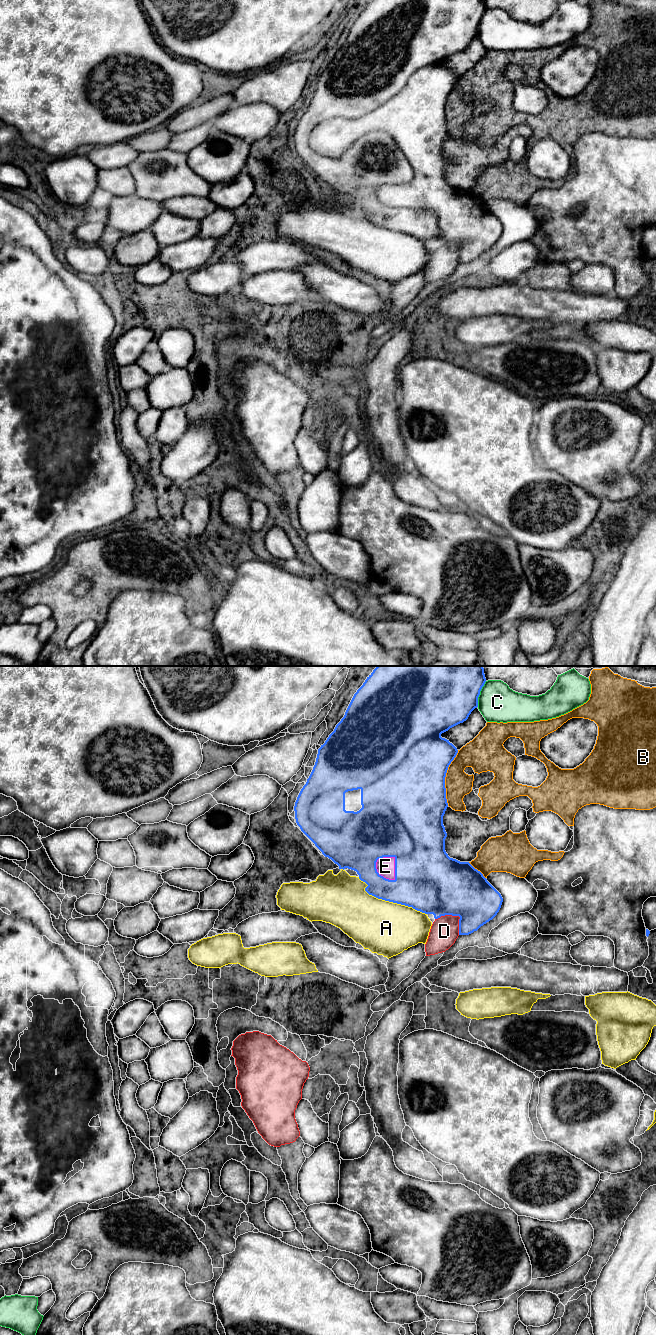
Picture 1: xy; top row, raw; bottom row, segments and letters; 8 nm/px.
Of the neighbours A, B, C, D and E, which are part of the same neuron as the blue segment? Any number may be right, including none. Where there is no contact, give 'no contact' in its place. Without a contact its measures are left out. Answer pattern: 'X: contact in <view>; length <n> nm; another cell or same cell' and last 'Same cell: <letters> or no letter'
A: contact in xy; length 650 nm; another cell
B: contact in xy; length 460 nm; another cell
C: contact in xy; length 220 nm; another cell
D: contact in xy; length 240 nm; another cell
E: contact in xy; length 220 nm; same cell
Same cell: E

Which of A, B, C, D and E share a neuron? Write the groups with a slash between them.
A / B / C / D / E

